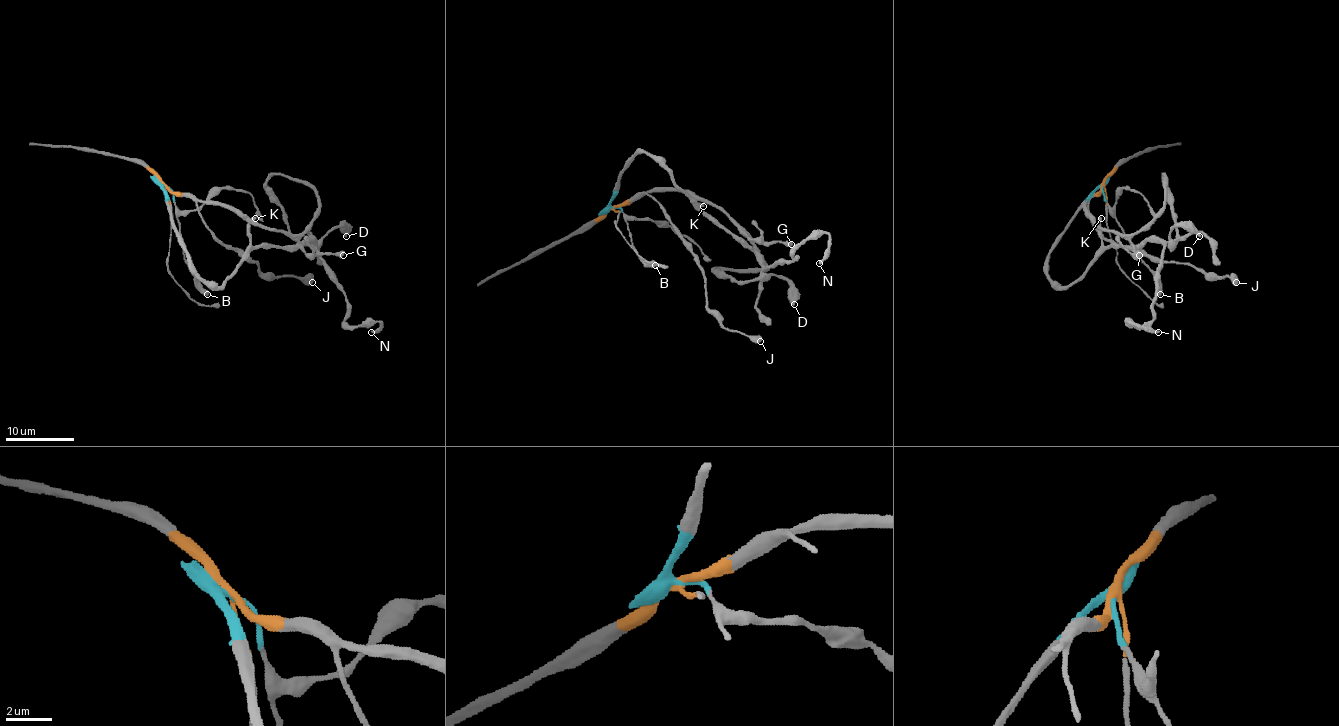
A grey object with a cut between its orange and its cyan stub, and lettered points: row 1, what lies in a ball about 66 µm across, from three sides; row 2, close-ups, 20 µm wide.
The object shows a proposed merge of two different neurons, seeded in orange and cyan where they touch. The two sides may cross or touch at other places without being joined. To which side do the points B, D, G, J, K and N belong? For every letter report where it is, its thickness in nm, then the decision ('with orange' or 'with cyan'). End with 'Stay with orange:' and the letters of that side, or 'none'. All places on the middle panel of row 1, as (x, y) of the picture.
B: (655, 265) | 600 nm | with cyan
D: (794, 304) | 440 nm | with orange
G: (791, 244) | 600 nm | with orange
J: (760, 341) | 750 nm | with orange
K: (703, 206) | 360 nm | with cyan
N: (819, 263) | 300 nm | with cyan
Stay with orange: D, G, J

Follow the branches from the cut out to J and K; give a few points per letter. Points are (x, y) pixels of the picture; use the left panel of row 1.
J: (162, 183), (173, 191), (187, 193), (216, 238), (256, 262), (263, 272), (307, 278), (313, 283)
K: (162, 183), (171, 224), (188, 253), (190, 266), (219, 286), (231, 274), (249, 245), (249, 224), (256, 217)

